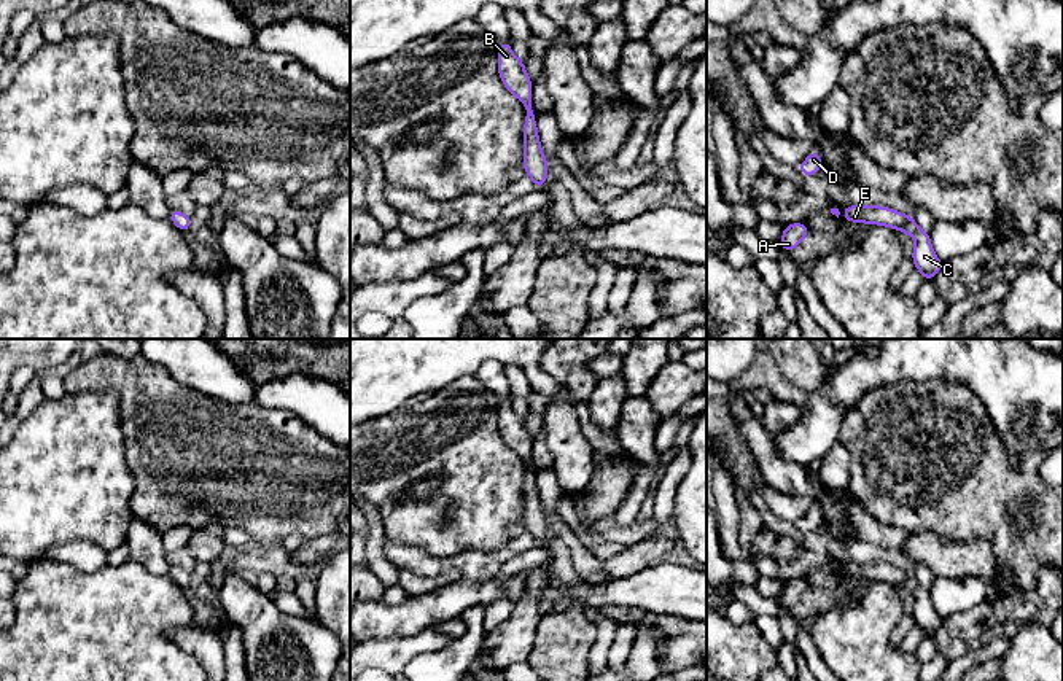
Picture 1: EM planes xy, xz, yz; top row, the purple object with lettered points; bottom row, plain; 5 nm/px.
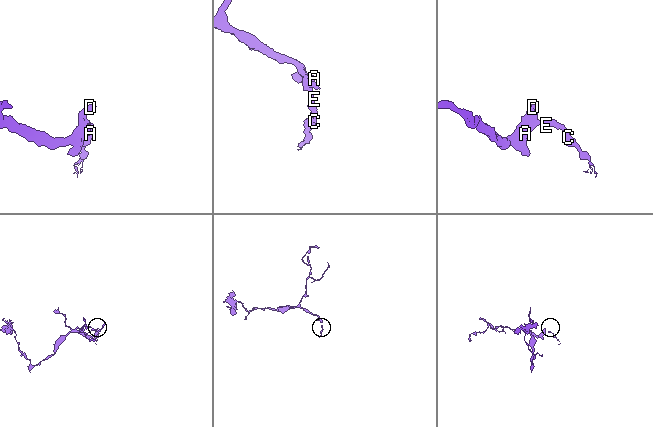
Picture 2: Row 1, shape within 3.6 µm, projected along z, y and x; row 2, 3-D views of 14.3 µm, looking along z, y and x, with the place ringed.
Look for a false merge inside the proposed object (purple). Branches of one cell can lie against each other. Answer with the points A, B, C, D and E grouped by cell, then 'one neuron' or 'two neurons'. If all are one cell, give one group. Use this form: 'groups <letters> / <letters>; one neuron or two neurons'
groups A B C D E; one neuron

